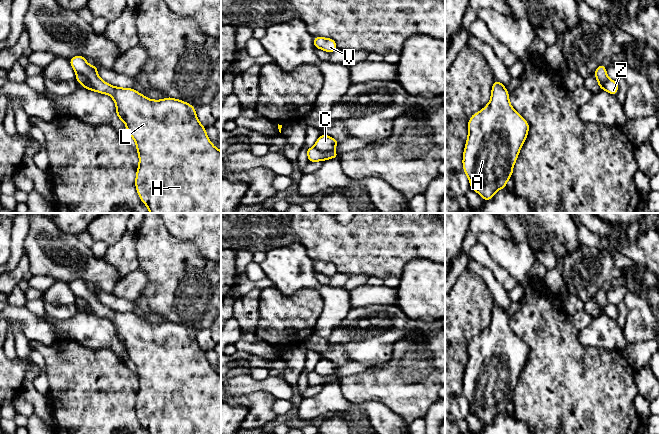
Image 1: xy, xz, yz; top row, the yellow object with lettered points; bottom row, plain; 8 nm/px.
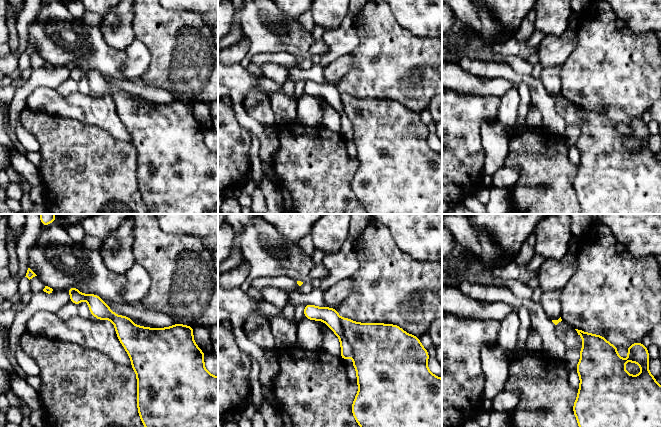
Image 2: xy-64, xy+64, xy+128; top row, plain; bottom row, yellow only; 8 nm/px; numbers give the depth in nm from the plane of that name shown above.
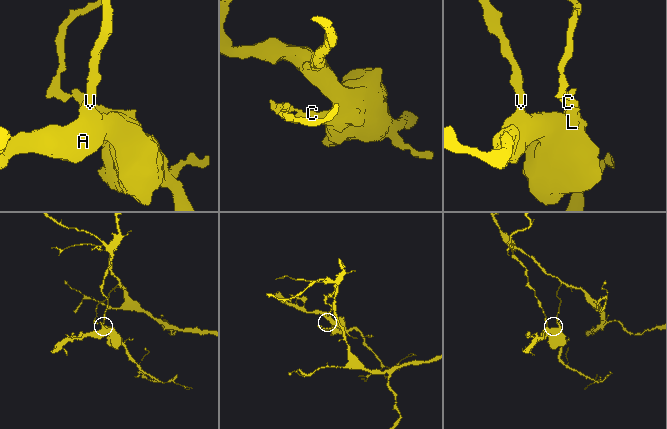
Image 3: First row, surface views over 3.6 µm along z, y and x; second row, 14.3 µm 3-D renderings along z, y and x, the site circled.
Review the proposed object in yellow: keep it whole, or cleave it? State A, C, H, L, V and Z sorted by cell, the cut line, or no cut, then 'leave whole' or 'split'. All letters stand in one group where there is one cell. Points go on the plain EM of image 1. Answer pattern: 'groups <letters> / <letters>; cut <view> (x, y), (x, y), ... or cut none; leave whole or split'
groups A C H L V / Z; cut xy (77, 296), (80, 296), (88, 303), (91, 313); split

